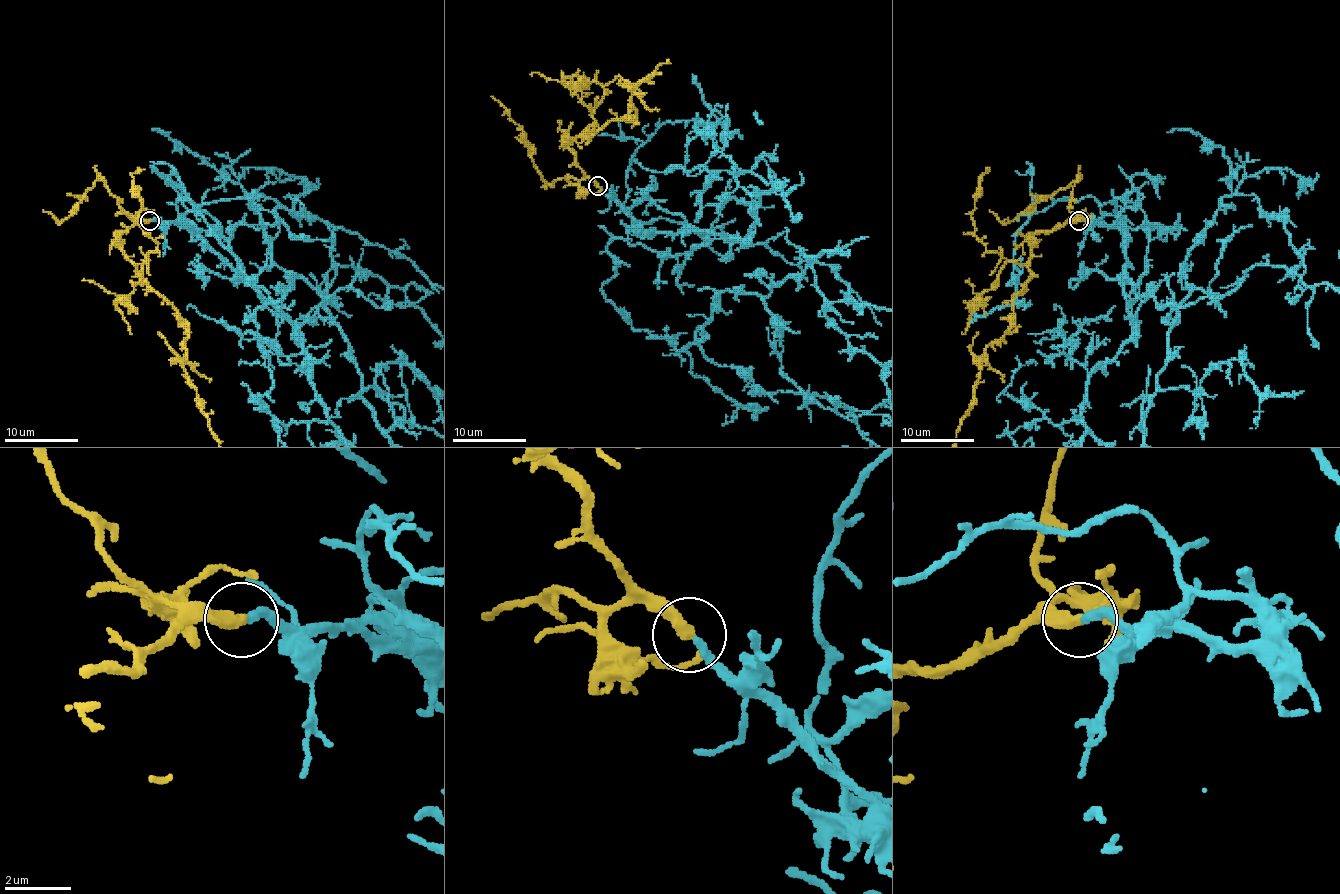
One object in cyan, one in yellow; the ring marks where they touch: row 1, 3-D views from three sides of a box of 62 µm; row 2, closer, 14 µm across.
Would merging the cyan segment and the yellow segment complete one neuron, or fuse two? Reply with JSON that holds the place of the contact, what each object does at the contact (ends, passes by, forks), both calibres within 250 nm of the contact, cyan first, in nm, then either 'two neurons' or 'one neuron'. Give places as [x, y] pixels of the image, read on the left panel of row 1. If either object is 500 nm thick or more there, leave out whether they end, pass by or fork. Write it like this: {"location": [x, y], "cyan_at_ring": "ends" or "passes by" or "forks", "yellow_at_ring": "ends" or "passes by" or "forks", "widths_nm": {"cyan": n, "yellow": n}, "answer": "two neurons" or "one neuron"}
{"location": [150, 220], "cyan_at_ring": "ends", "yellow_at_ring": "ends", "widths_nm": {"cyan": 240, "yellow": 400}, "answer": "one neuron"}

